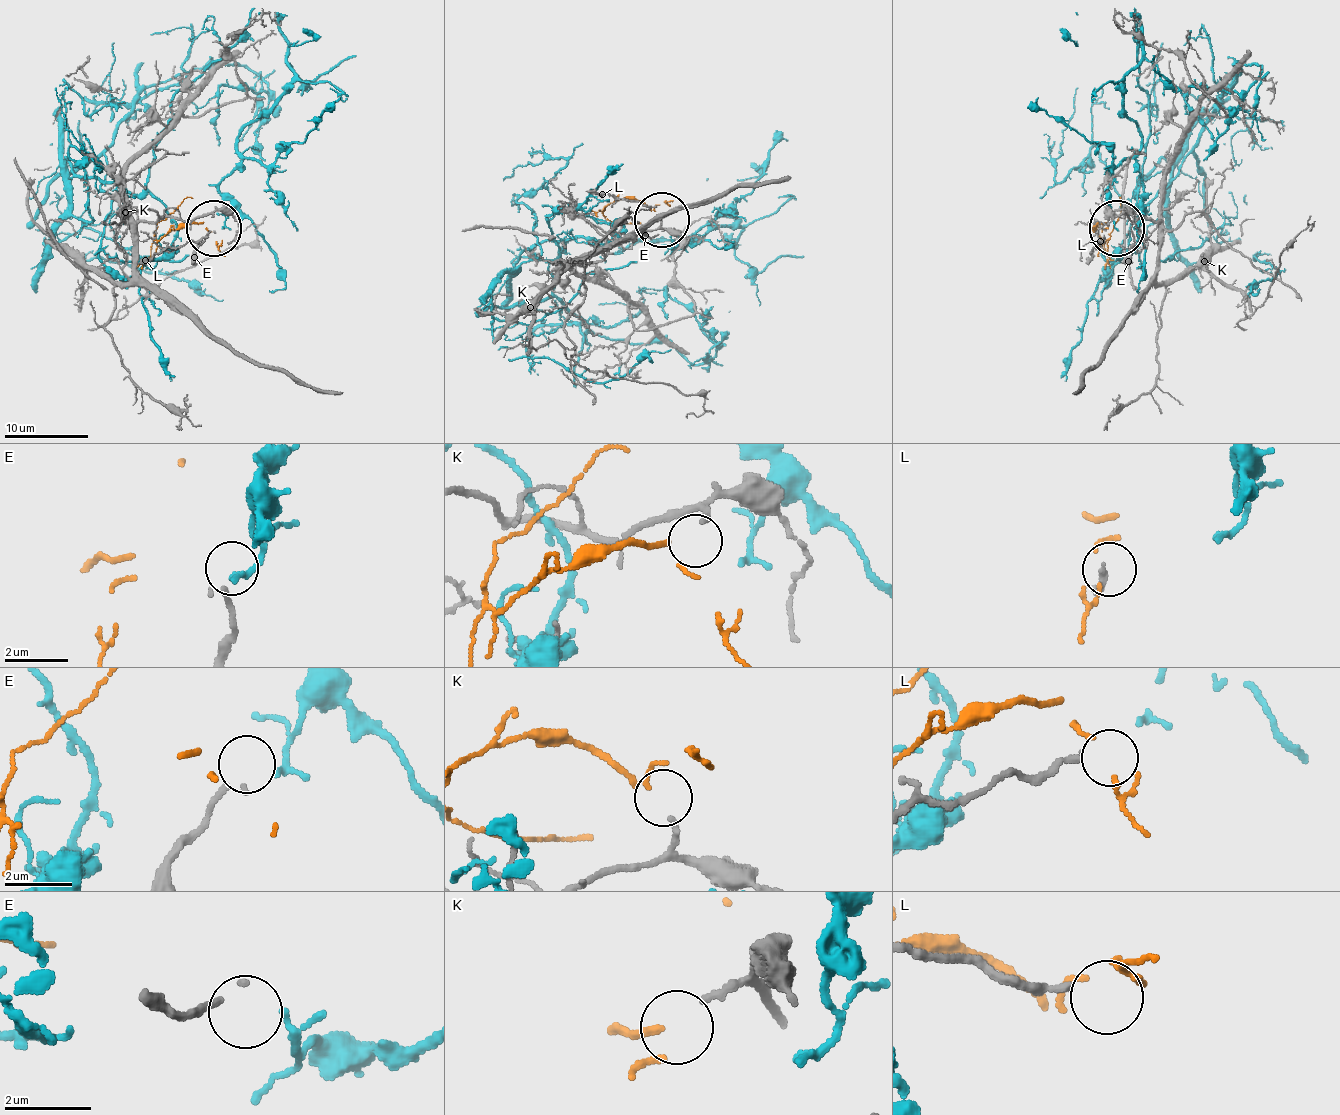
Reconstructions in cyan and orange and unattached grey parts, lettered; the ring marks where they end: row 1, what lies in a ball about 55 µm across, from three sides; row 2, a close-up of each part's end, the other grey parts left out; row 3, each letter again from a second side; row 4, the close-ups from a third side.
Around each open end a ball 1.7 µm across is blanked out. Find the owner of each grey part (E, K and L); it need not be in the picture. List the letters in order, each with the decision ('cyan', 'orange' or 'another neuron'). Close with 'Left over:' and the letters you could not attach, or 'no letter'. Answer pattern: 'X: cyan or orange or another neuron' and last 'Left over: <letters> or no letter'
E: another neuron
K: orange
L: another neuron
Left over: E, L

